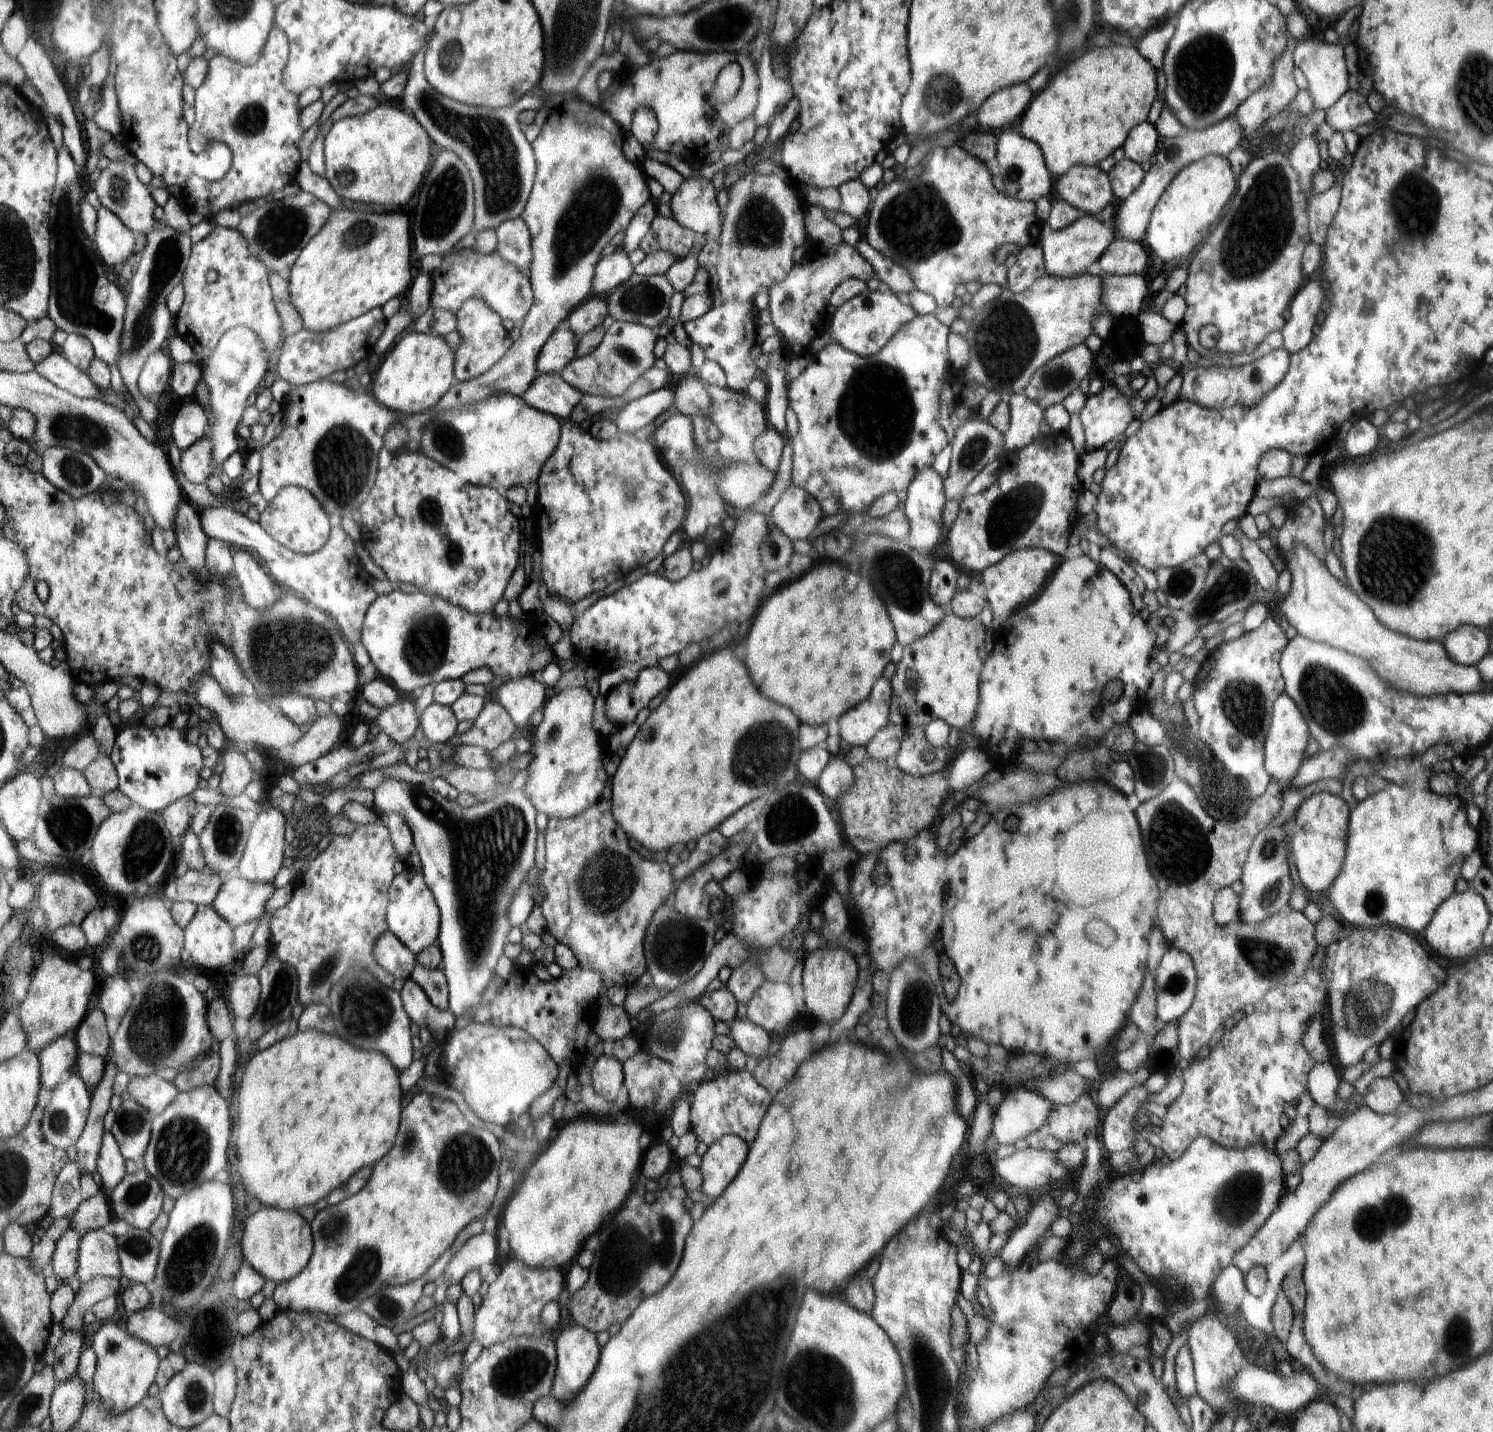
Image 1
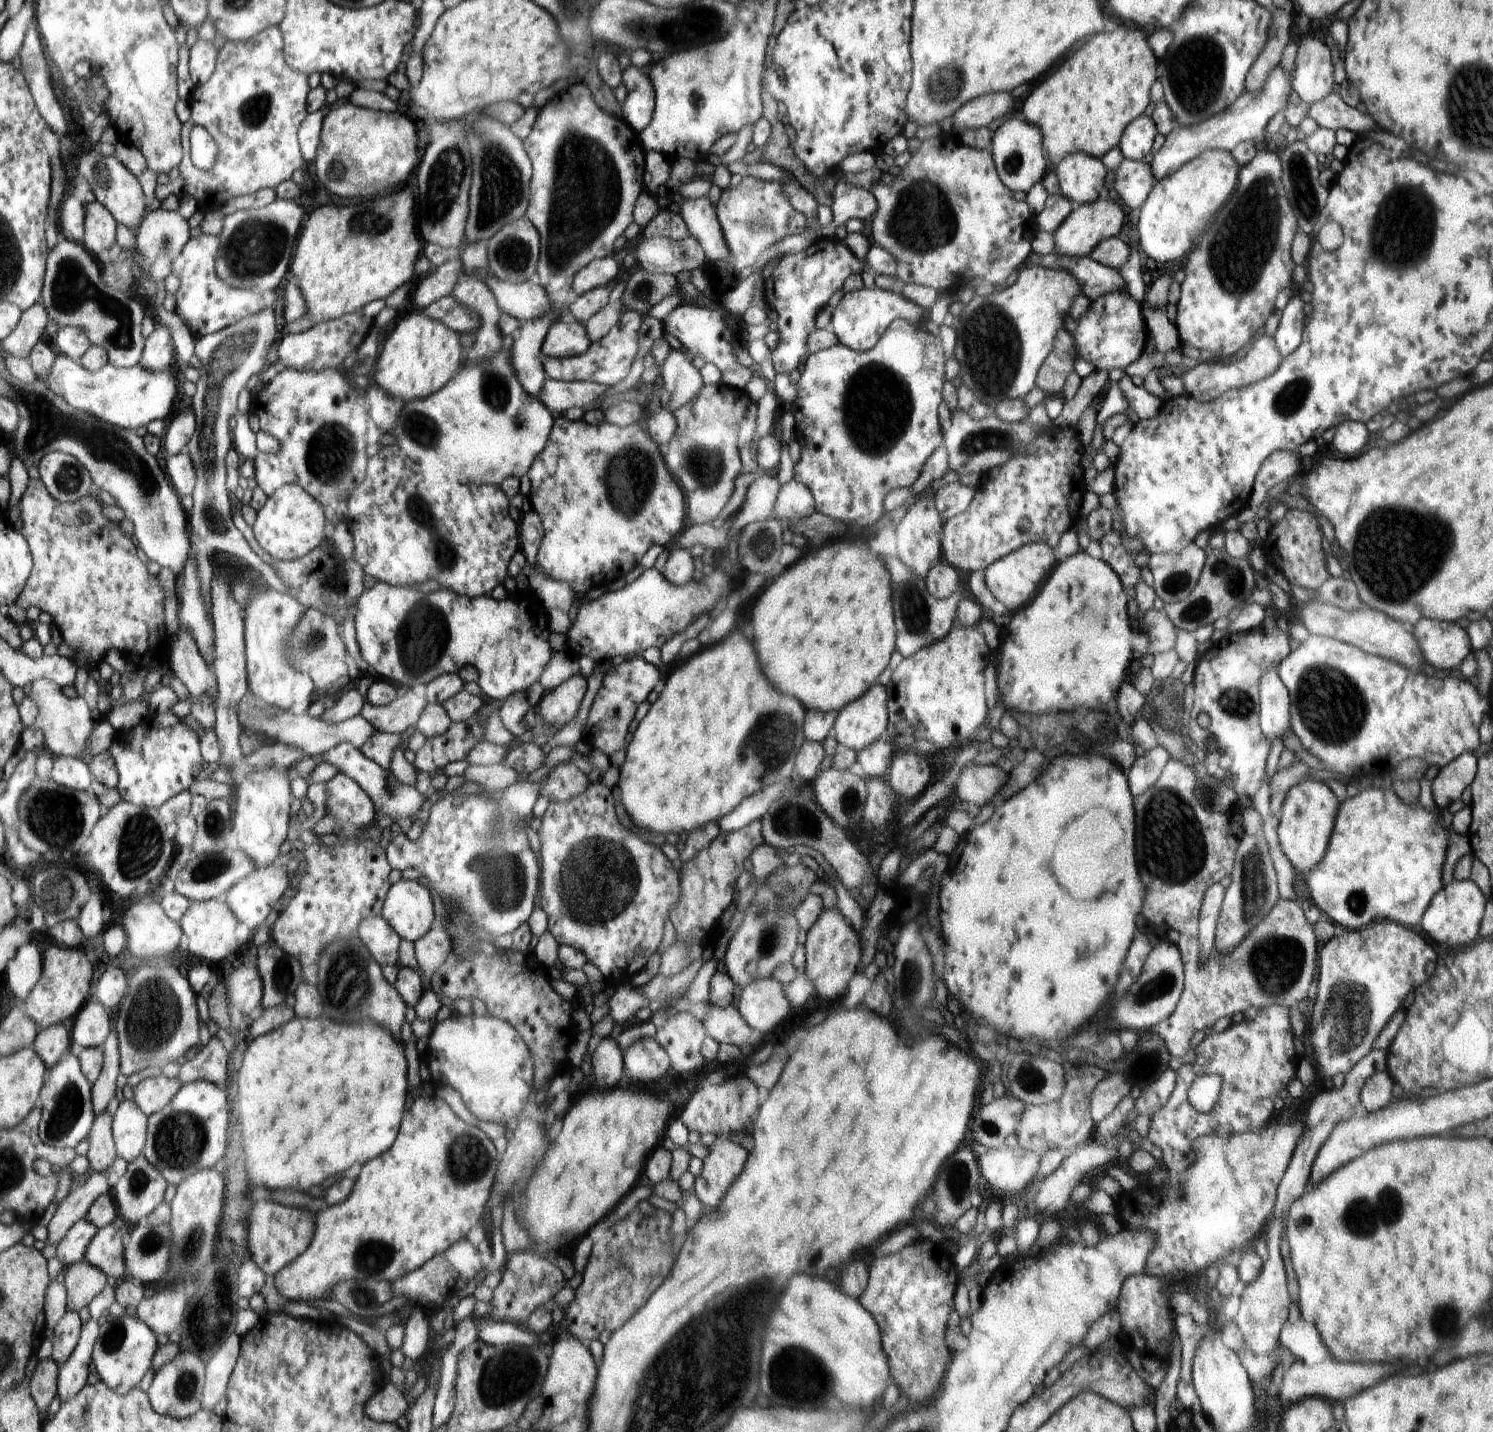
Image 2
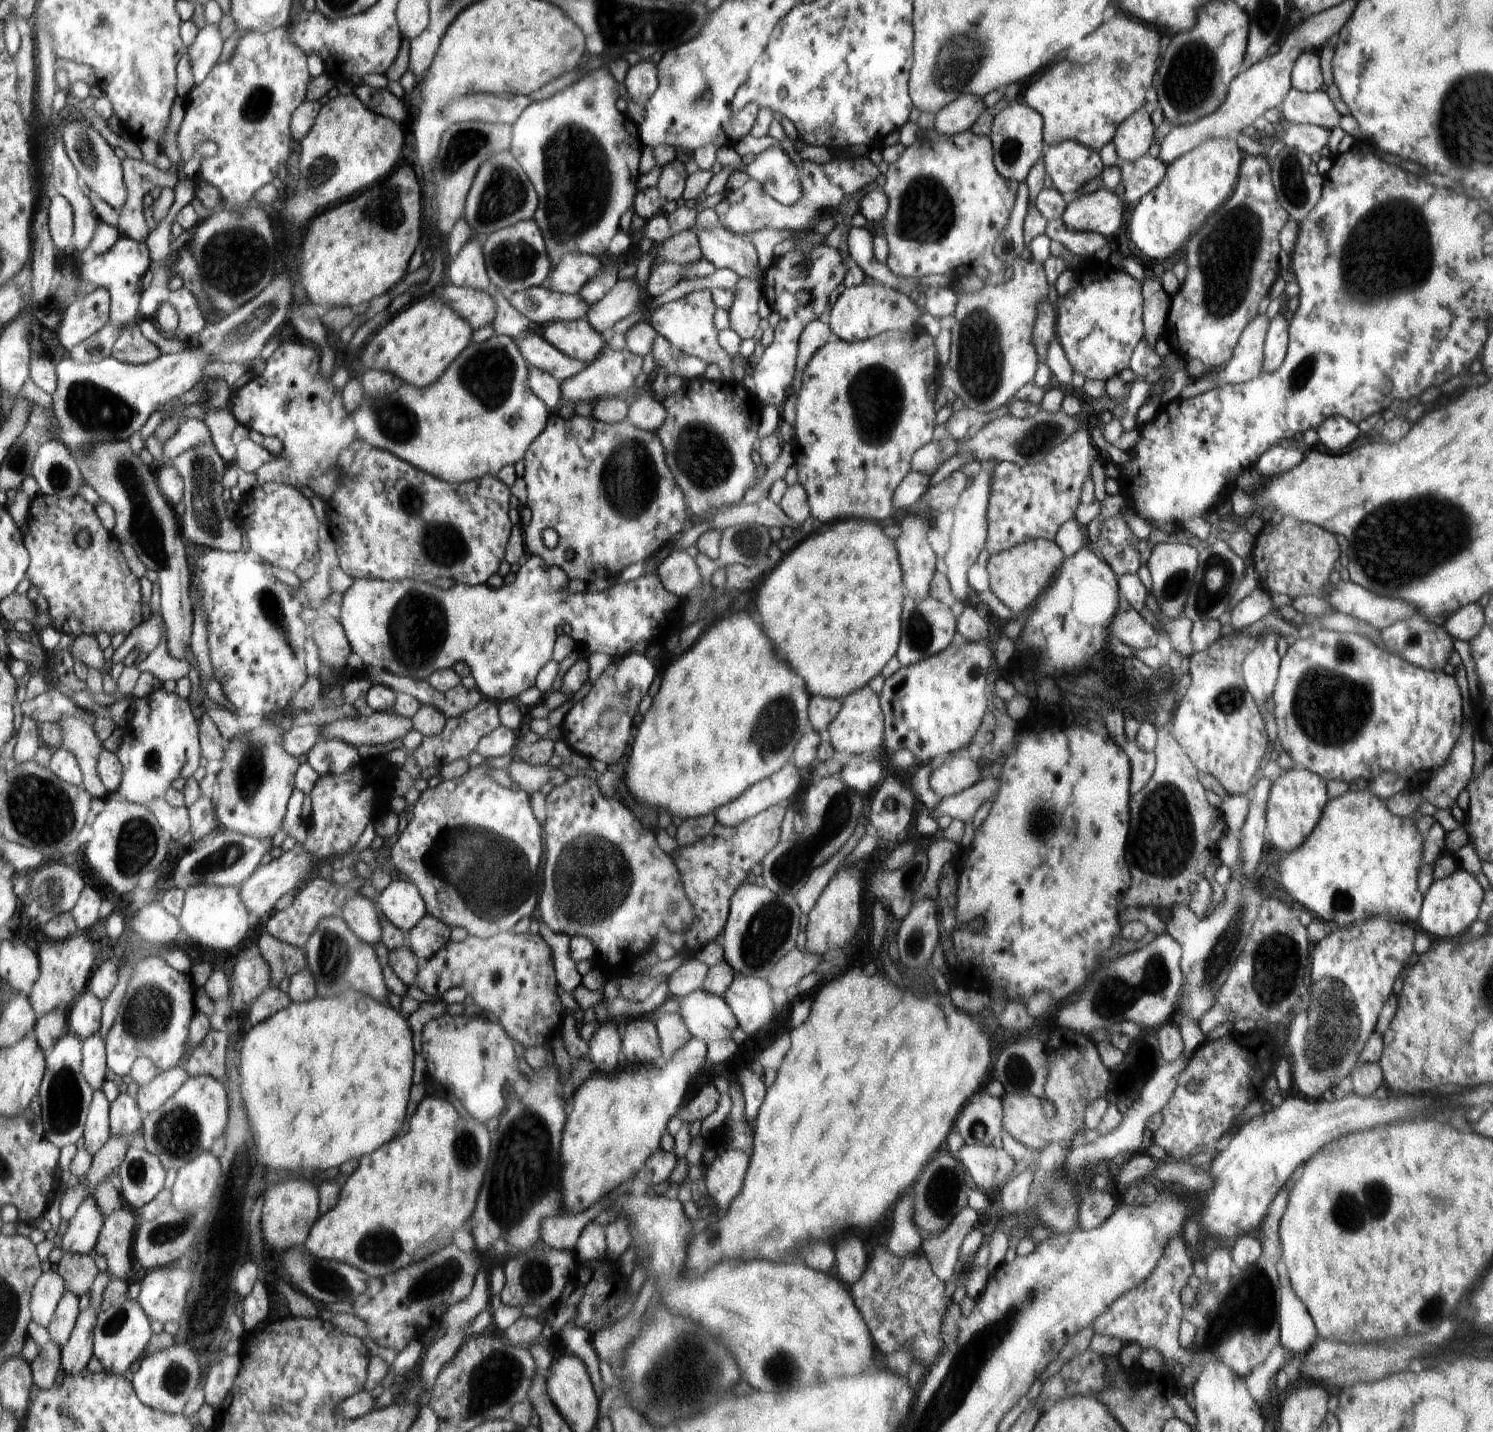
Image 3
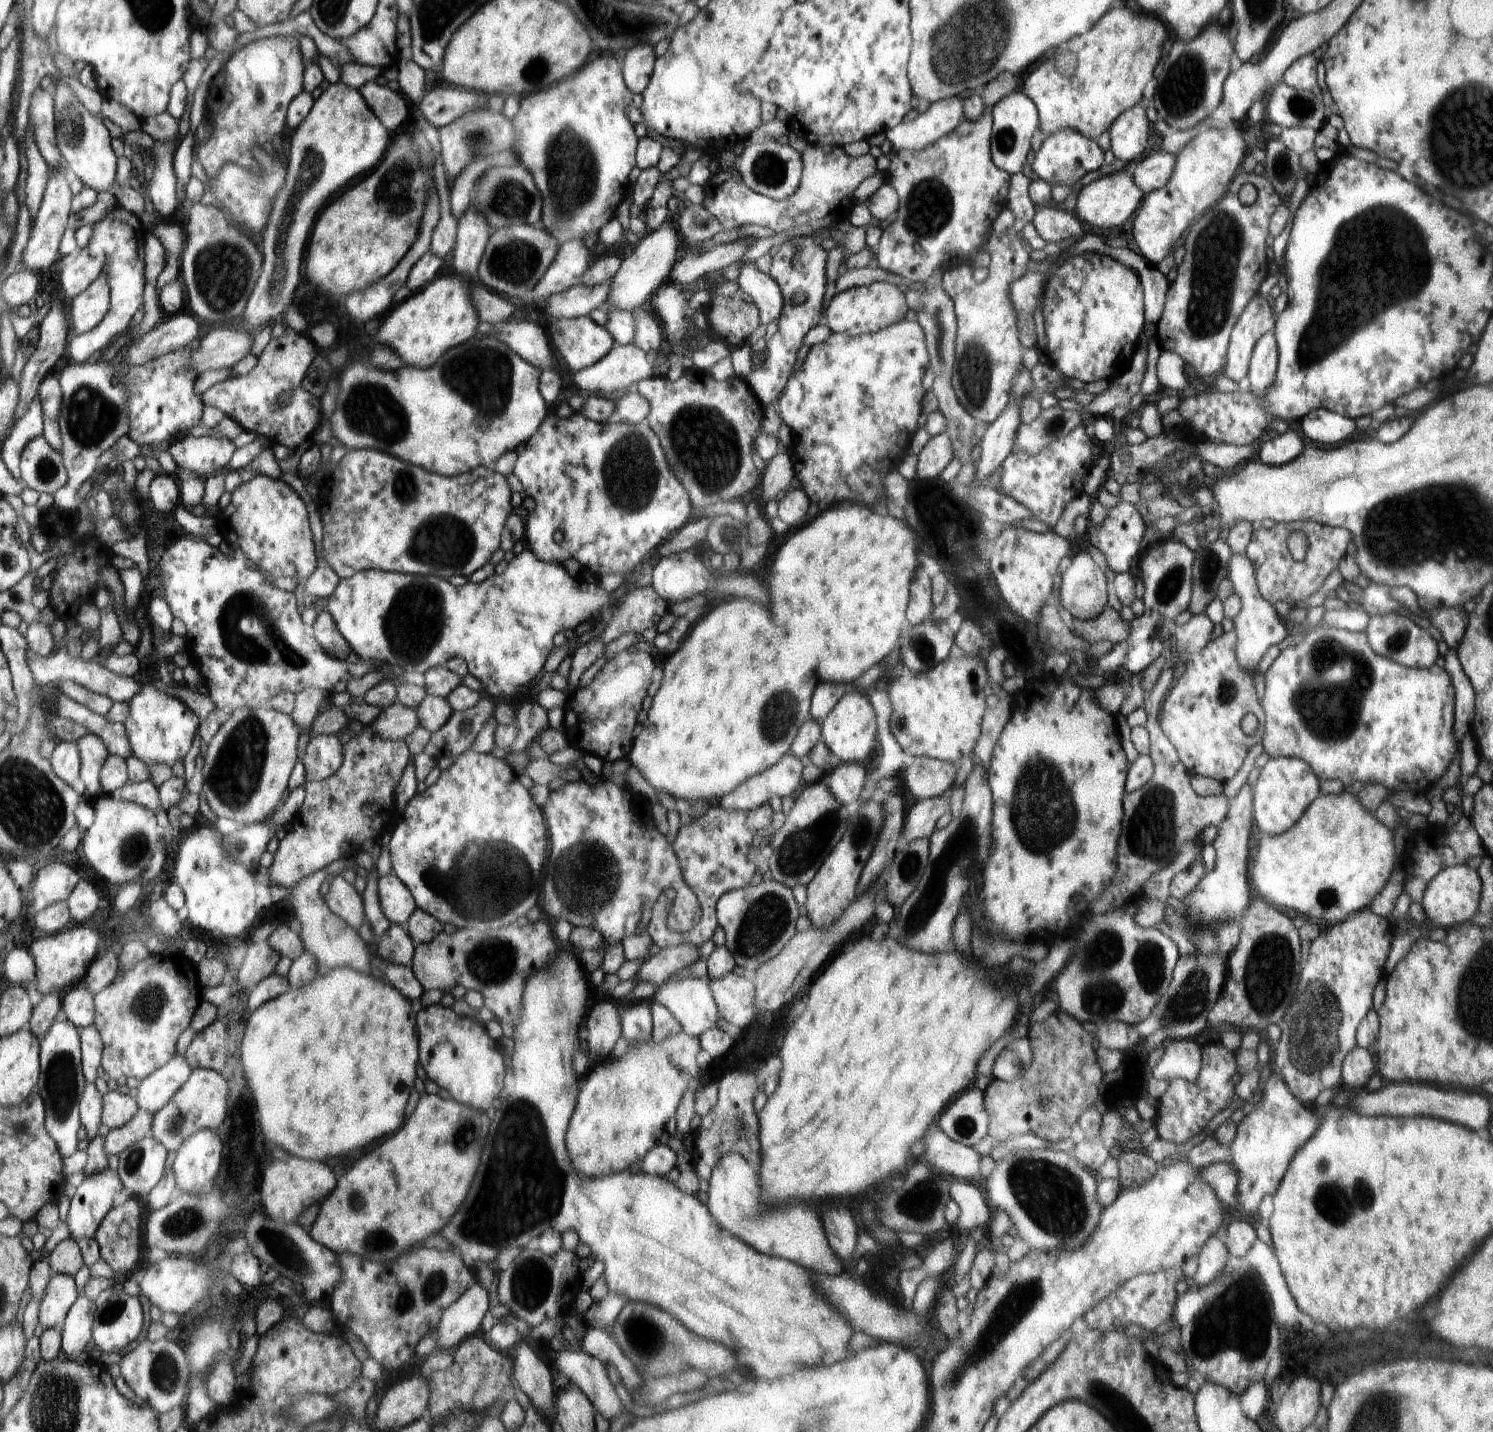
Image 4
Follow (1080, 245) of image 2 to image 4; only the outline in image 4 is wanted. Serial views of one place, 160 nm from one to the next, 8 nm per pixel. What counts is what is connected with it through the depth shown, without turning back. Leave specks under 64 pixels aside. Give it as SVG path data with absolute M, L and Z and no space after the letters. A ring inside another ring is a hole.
M1126 167L1114 173L1109 173L1094 180L1090 184L1086 184L1080 190L1078 198L1076 198L1076 206L1073 211L1078 220L1083 220L1090 226L1098 228L1114 228L1124 224L1140 206L1142 200L1142 189L1136 184L1135 178L1132 177L1131 167Z

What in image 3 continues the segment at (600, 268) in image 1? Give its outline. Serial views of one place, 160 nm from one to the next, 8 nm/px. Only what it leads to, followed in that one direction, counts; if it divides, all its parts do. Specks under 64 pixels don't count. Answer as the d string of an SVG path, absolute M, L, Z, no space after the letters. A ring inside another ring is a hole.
M570 252L552 268L550 290L566 294L579 294L600 270L598 258L582 252Z

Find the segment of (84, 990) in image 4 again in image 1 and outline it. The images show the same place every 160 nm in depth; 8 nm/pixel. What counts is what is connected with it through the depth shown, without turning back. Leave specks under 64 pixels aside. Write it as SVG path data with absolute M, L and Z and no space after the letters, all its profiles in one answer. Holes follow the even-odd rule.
M103 1008L92 1010L74 1037L82 1053L90 1053L108 1060L112 1053L113 1038L110 1038L108 1020L104 1012Z

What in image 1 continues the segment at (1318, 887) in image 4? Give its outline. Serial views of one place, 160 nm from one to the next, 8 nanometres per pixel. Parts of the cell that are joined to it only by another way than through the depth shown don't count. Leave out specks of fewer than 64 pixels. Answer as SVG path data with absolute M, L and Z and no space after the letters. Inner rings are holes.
M1388 782L1379 793L1358 802L1350 813L1345 859L1328 896L1342 918L1360 929L1392 925L1410 932L1424 932L1436 909L1455 892L1461 864L1476 850L1477 838L1459 795L1444 796L1430 788L1411 789Z

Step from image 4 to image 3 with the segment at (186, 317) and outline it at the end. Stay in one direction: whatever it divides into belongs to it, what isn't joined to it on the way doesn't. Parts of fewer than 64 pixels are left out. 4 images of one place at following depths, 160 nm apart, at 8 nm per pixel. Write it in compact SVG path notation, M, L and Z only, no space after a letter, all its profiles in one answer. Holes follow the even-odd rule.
M139 321L126 326L113 351L113 358L134 365L150 364L160 356L164 356L164 350L144 336Z

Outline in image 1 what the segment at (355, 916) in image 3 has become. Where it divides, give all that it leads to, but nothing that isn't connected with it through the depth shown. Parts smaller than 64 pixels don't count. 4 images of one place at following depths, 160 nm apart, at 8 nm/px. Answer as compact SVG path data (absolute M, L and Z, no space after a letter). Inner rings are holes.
M389 930L379 938L375 946L376 962L381 964L398 980L411 979L417 960L415 954L406 948Z

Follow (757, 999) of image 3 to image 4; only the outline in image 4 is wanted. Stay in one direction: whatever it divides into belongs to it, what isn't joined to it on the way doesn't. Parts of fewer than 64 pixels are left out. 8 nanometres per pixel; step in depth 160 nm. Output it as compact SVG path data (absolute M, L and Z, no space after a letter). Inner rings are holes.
M731 974L722 978L709 978L712 996L719 1008L720 1016L738 1028L746 1028L754 1022L755 984L747 977Z

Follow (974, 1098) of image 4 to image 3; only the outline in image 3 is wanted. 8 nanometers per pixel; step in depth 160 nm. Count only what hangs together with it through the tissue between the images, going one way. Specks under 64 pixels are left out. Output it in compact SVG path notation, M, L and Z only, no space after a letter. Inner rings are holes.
M982 1092L968 1102L968 1107L965 1107L963 1113L958 1117L956 1128L960 1136L964 1138L965 1145L992 1145L995 1137L1003 1131L1003 1102L999 1098Z

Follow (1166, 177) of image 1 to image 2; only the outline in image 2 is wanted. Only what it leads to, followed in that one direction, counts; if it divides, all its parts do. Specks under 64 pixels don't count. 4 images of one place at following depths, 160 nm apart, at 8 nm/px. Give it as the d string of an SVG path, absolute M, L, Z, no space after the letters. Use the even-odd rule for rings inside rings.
M1278 65L1264 83L1263 90L1255 94L1244 91L1226 110L1215 114L1209 119L1203 120L1196 126L1176 128L1165 136L1165 142L1158 152L1153 154L1150 163L1155 182L1160 182L1164 177L1170 176L1179 168L1182 168L1189 160L1196 158L1202 151L1222 149L1231 151L1242 141L1264 140L1266 126L1276 112L1284 110L1287 106L1288 96L1291 89L1291 78L1288 73Z

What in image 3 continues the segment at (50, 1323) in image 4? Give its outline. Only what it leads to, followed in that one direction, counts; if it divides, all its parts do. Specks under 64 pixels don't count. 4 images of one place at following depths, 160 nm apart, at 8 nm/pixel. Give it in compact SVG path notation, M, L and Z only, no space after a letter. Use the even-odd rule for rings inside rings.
M68 1288L66 1296L60 1302L60 1308L58 1308L54 1320L48 1326L51 1340L54 1340L62 1349L70 1343L80 1314L82 1314L80 1296Z

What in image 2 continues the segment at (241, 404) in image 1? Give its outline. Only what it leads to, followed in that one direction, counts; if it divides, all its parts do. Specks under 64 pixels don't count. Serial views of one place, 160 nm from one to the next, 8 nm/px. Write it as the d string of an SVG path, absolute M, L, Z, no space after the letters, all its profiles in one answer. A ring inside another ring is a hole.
M268 304L258 315L247 316L220 332L197 340L197 353L203 360L204 368L200 371L201 378L197 383L197 393L193 398L192 407L198 417L199 427L188 446L199 474L196 490L192 494L194 508L190 512L190 533L193 547L197 548L201 581L210 606L213 603L212 583L216 570L213 559L216 550L244 560L254 573L265 559L252 551L248 541L232 522L229 492L226 486L225 456L233 447L233 430L230 429L228 420L237 412L238 394L245 388L250 376L261 375L266 364L266 356L276 339L274 309Z

